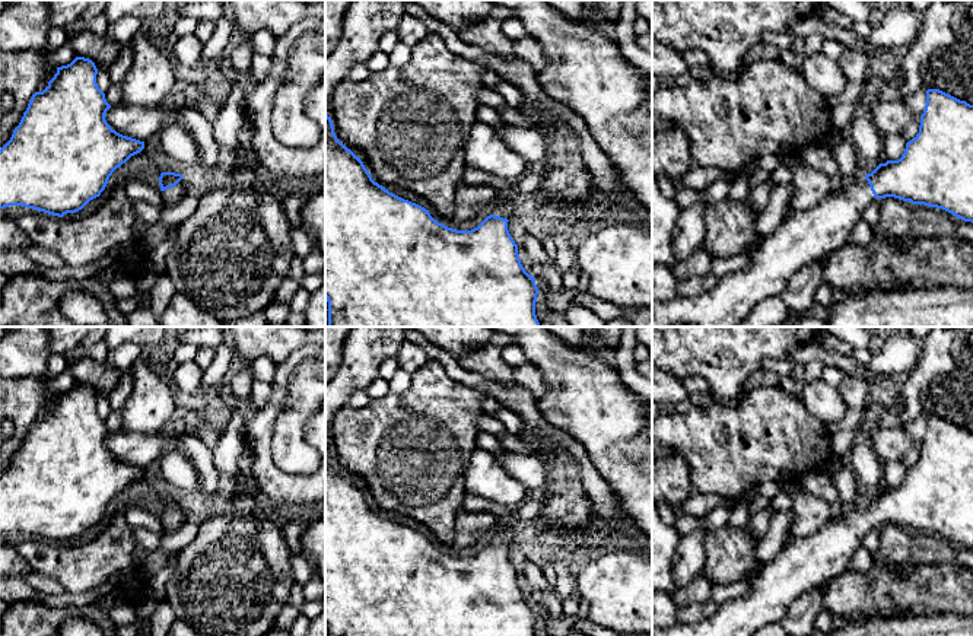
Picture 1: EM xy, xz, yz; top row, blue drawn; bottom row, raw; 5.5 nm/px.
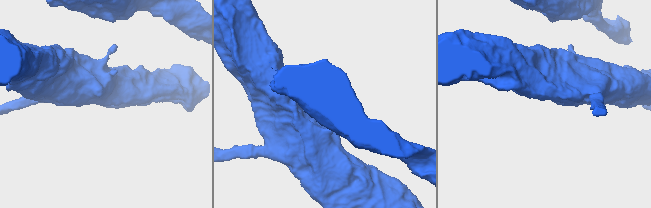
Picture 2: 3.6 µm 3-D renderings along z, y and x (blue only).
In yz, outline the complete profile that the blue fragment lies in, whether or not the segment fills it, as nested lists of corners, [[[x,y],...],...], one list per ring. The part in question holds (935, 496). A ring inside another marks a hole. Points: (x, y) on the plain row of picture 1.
[[[928,416],[919,459],[906,470],[900,486],[880,490],[865,503],[848,506],[840,518],[830,519],[814,534],[794,540],[750,582],[748,595],[725,601],[697,624],[652,629],[652,636],[753,636],[761,627],[780,621],[798,597],[845,572],[865,535],[875,525],[885,524],[942,535],[973,550],[973,432],[939,416]]]

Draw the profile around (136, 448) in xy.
[[[120,430],[106,438],[105,446],[117,459],[146,468],[160,459],[168,443],[168,430],[159,433]]]

